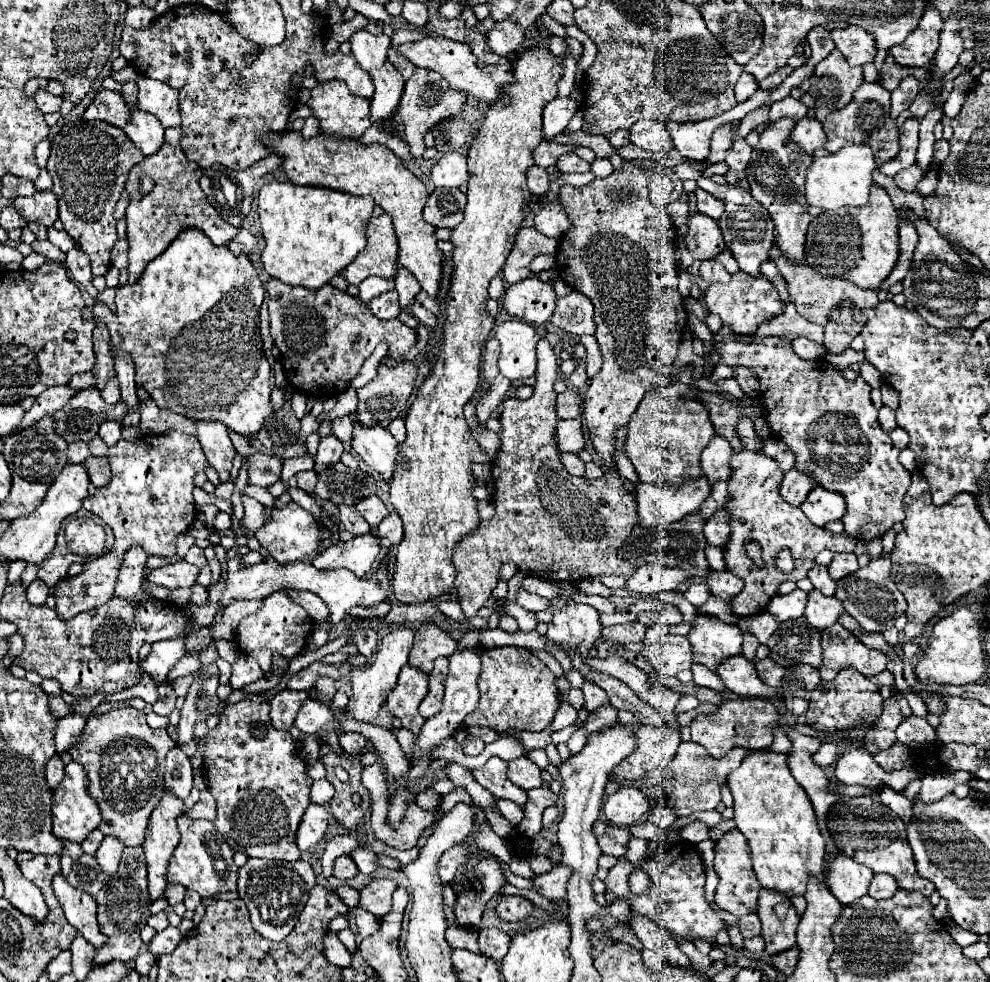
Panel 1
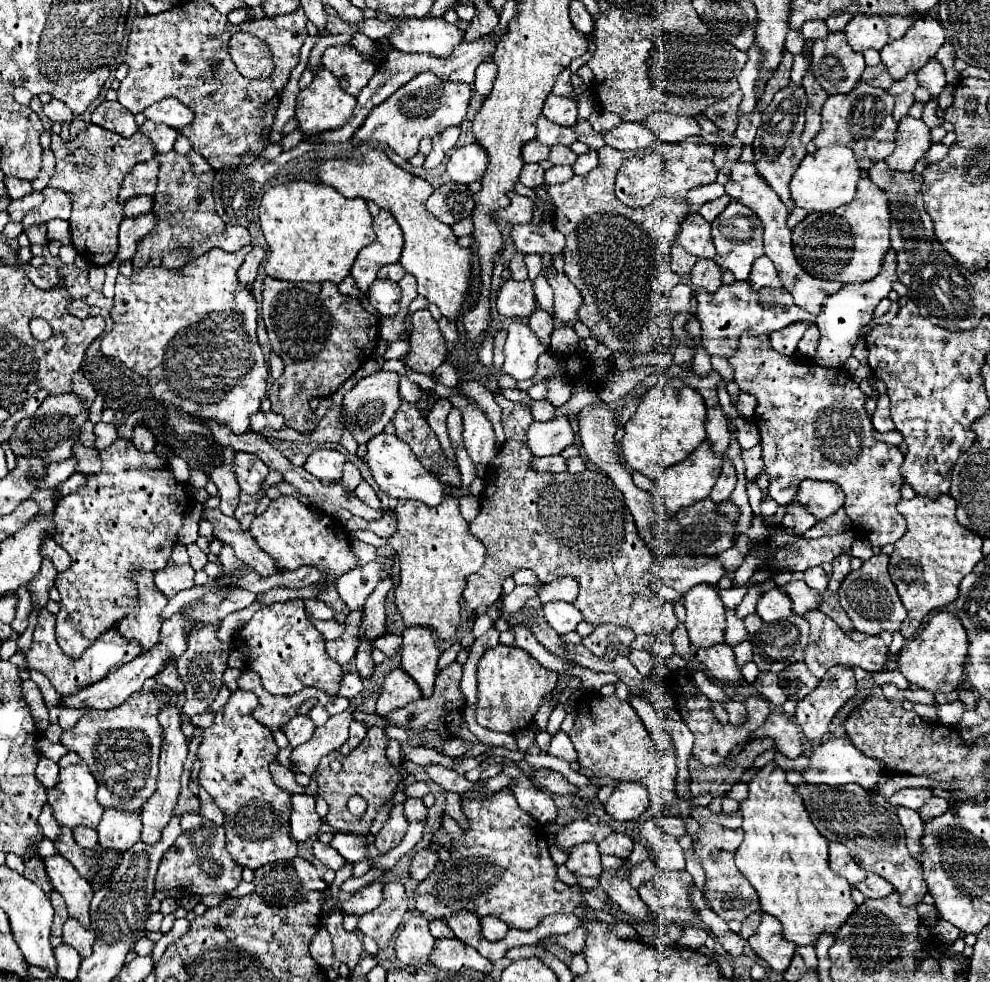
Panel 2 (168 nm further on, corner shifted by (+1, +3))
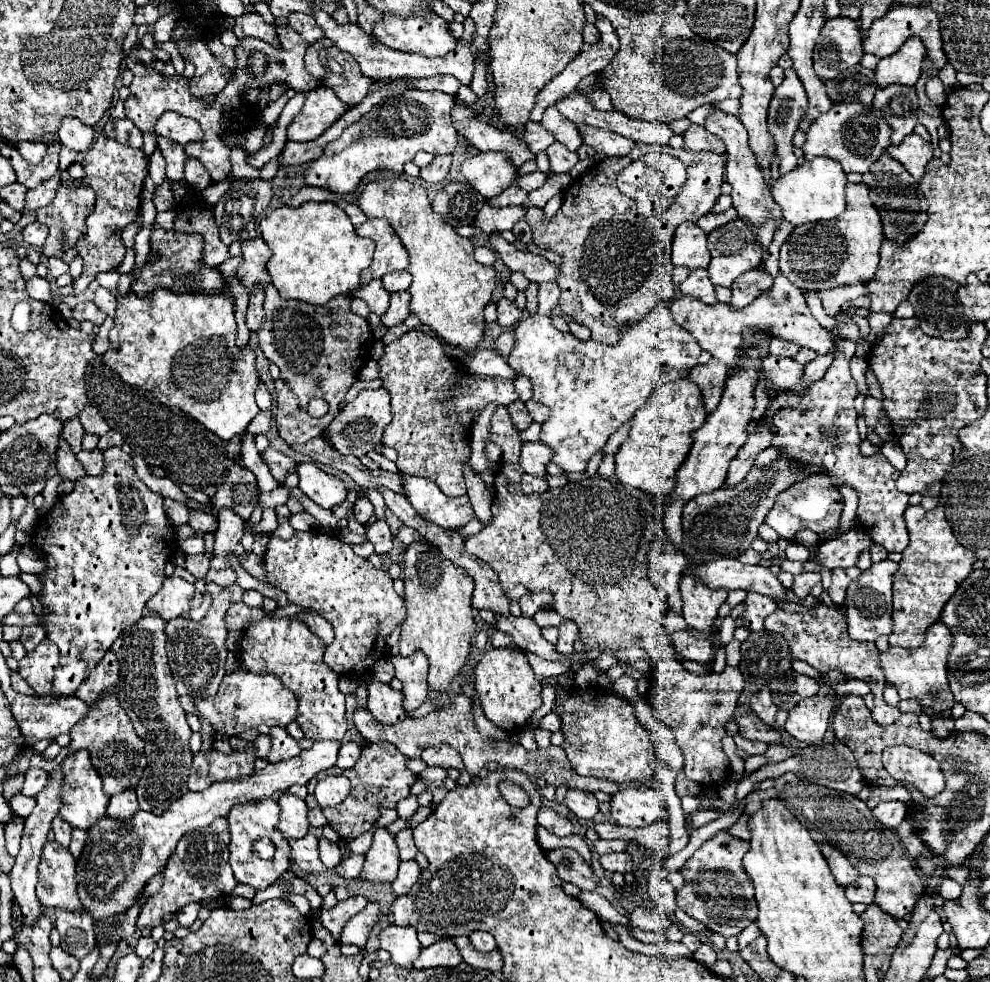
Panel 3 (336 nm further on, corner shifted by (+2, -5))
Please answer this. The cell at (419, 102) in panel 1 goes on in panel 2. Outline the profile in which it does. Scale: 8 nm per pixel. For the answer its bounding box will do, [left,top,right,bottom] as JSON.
[353,73,471,159]

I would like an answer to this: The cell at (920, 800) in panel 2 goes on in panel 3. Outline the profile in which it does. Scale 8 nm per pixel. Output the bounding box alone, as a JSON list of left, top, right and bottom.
[872,801,906,829]

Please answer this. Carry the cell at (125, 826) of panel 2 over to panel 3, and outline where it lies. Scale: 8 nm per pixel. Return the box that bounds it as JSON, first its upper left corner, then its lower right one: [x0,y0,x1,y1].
[108,789,140,821]

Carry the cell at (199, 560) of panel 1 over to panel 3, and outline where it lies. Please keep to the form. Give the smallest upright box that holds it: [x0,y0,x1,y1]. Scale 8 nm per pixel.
[184,553,210,579]

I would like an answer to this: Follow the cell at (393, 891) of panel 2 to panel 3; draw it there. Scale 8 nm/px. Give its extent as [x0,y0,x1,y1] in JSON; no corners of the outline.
[340,903,382,947]

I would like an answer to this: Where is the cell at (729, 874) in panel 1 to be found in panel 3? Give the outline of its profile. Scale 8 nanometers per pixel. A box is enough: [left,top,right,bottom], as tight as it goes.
[676,831,758,937]

